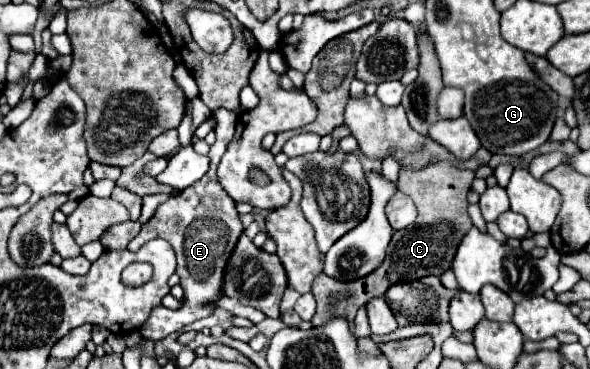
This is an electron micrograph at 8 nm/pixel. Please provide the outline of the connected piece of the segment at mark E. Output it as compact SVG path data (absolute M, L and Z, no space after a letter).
M224 108L214 110L212 116L216 118L216 126L214 126L216 140L207 154L210 159L208 172L194 186L188 186L178 196L170 196L164 204L160 204L156 214L146 224L142 224L140 234L128 244L128 250L136 252L150 238L166 238L176 253L176 273L180 276L180 282L192 282L192 298L188 296L186 304L182 306L182 320L164 320L164 324L158 324L158 320L146 320L144 326L140 328L140 334L154 342L166 338L172 332L180 332L180 328L184 328L186 324L200 320L204 316L210 316L214 312L212 302L222 296L220 288L222 288L224 266L230 256L228 252L236 246L238 236L244 230L238 220L236 202L226 194L226 190L216 178L216 168L226 150L226 144L234 136L238 116L232 114L232 110L224 110Z

